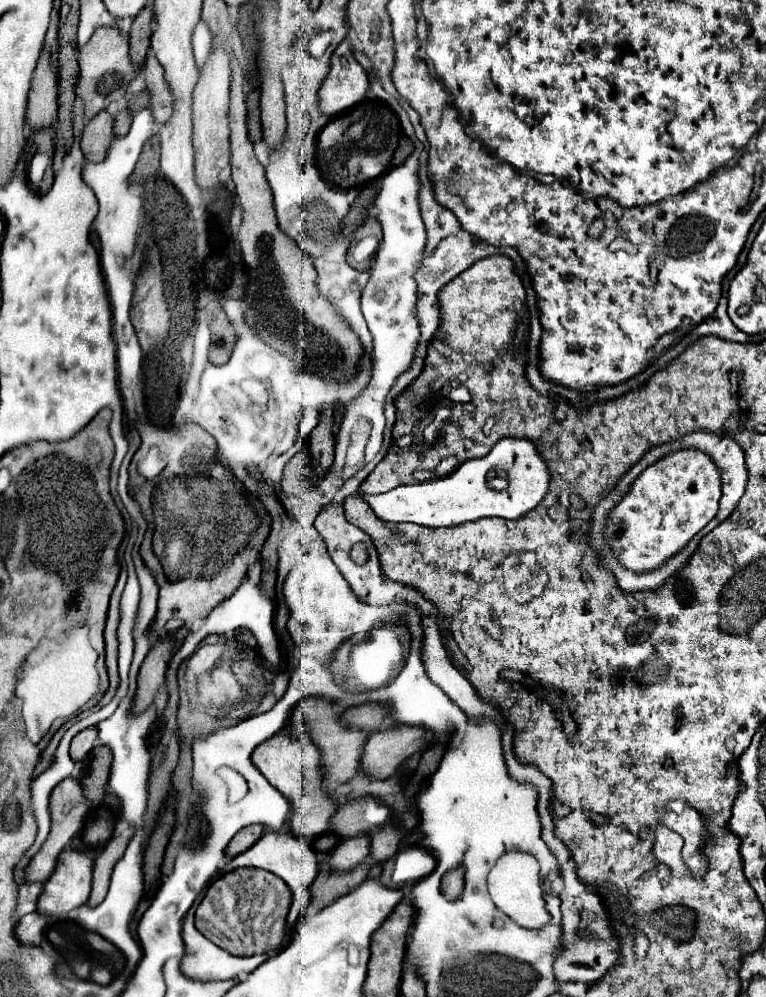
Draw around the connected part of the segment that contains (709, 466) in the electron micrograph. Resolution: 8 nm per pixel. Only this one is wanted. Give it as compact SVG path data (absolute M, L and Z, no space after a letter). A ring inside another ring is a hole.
M682 449L660 459L632 483L628 495L610 511L606 537L618 561L636 571L652 571L706 527L718 511L720 471L714 461L694 449Z

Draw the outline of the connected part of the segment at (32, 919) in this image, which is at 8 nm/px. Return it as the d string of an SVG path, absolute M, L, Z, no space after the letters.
M30 913L30 915L24 915L24 917L18 919L18 923L14 927L14 935L16 935L16 939L20 943L36 947L36 945L40 945L44 925L46 925L46 917L44 915Z

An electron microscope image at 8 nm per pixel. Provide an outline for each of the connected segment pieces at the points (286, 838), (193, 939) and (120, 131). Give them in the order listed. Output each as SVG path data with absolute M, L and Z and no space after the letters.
M266 831L250 849L236 855L224 871L232 871L232 867L264 867L264 871L272 871L274 875L280 875L288 887L292 887L292 917L298 917L298 913L308 905L310 901L310 885L318 873L316 865L316 853L305 839L298 839L290 833L274 833Z
M192 911L184 917L182 933L188 933L186 953L180 963L180 971L190 979L222 981L222 979L244 979L252 969L252 959L236 959L226 951L220 951L214 943L208 943L196 927L192 927Z
M122 111L118 113L116 121L114 121L114 131L116 131L116 137L124 137L130 129L130 123L132 123L132 115L128 111Z

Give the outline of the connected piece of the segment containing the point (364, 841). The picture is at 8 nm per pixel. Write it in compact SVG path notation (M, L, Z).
M366 835L340 841L328 859L330 871L348 871L348 867L356 867L356 863L362 863L368 857L368 849L370 839Z

